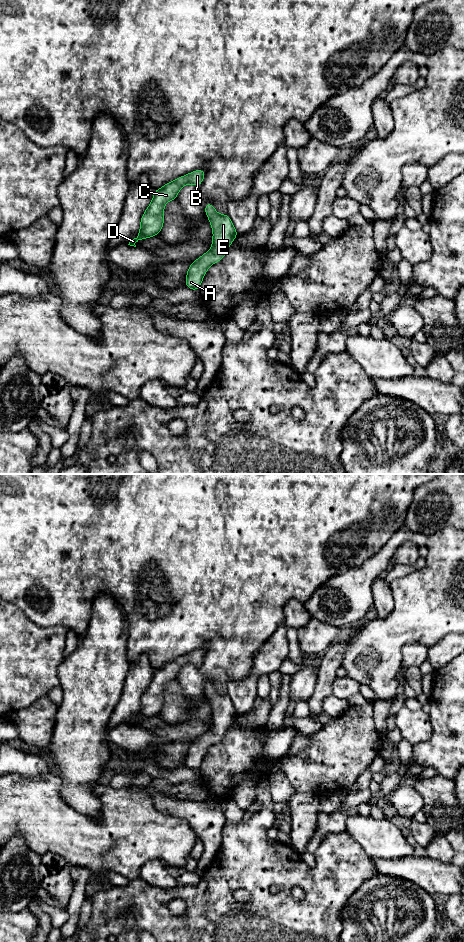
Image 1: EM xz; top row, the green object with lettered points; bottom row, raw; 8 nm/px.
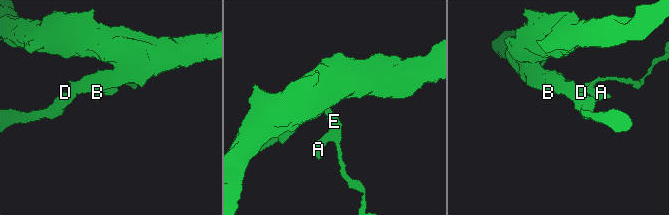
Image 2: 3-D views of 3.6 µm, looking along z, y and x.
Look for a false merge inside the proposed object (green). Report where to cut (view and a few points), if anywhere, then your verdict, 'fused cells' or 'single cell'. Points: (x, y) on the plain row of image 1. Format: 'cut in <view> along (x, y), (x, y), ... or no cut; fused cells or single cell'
no cut; single cell

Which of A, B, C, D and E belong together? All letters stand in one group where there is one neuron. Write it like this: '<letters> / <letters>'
A B C D E

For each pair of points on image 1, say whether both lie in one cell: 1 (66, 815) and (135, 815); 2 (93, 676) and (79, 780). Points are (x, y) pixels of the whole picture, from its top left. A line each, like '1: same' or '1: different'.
1: same
2: same

